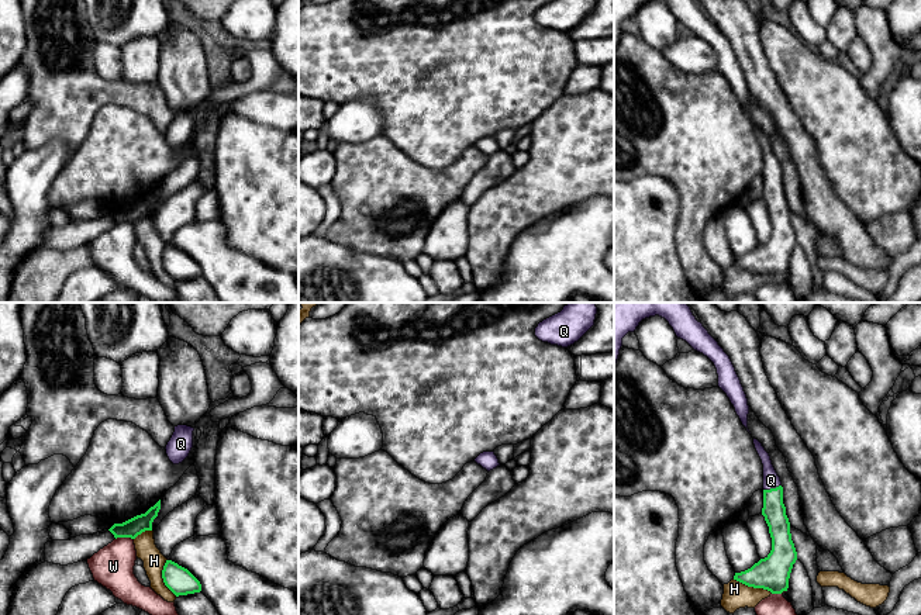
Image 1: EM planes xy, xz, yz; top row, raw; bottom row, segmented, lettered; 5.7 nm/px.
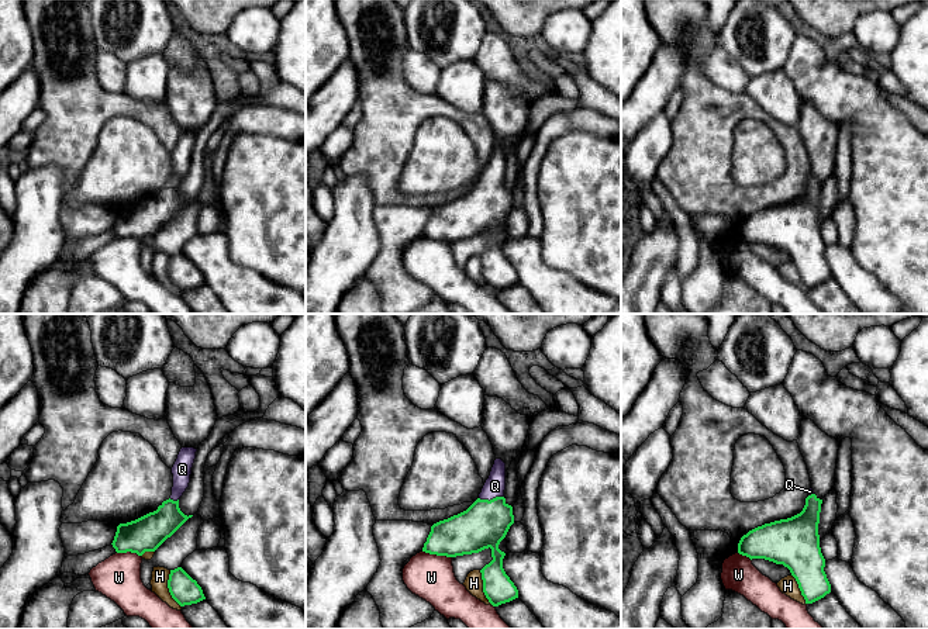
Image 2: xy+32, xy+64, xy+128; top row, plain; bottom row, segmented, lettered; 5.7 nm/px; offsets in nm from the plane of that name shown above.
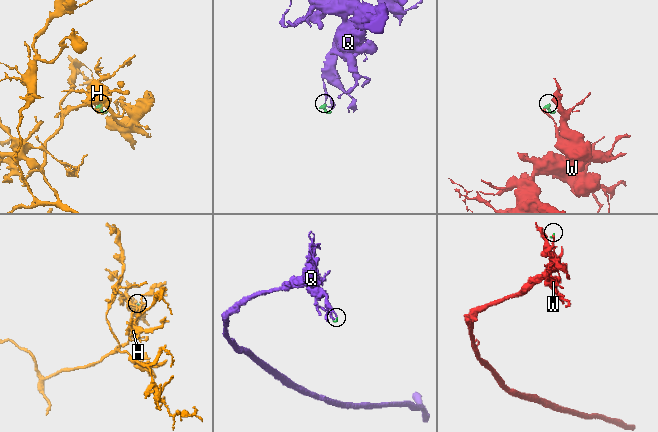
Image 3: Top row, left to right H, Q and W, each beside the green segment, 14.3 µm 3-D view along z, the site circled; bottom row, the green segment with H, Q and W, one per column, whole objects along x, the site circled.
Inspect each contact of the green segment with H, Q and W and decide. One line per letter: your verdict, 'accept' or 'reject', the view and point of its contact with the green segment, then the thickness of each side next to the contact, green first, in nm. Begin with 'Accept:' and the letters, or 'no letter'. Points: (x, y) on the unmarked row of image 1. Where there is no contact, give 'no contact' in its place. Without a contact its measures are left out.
Accept: Q
H: reject; meets green in yz at (752, 270); 200 nm thick on the green side, 150 nm on the other
Q: accept; meets green in yz at (772, 173); 130 nm thick on the green side, 100 nm on the other
W: reject; meets green in xy at (124, 221); 110 nm thick on the green side, 240 nm on the other

